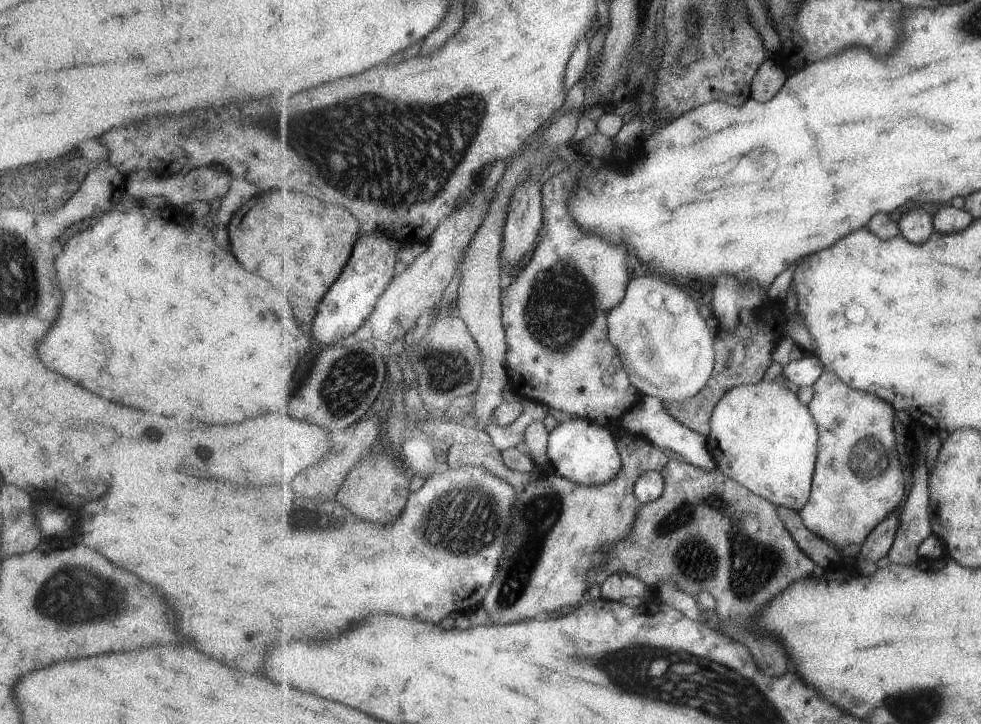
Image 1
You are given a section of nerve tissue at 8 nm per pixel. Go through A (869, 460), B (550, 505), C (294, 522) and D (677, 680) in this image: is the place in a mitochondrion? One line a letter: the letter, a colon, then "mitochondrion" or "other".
A: mitochondrion
B: mitochondrion
C: mitochondrion
D: mitochondrion

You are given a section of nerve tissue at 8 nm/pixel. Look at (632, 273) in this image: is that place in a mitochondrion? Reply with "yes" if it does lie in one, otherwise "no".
no

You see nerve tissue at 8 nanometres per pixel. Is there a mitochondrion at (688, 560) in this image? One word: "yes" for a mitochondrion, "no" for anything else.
yes

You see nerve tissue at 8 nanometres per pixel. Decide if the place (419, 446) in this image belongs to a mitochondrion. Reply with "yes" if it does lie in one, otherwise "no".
no

